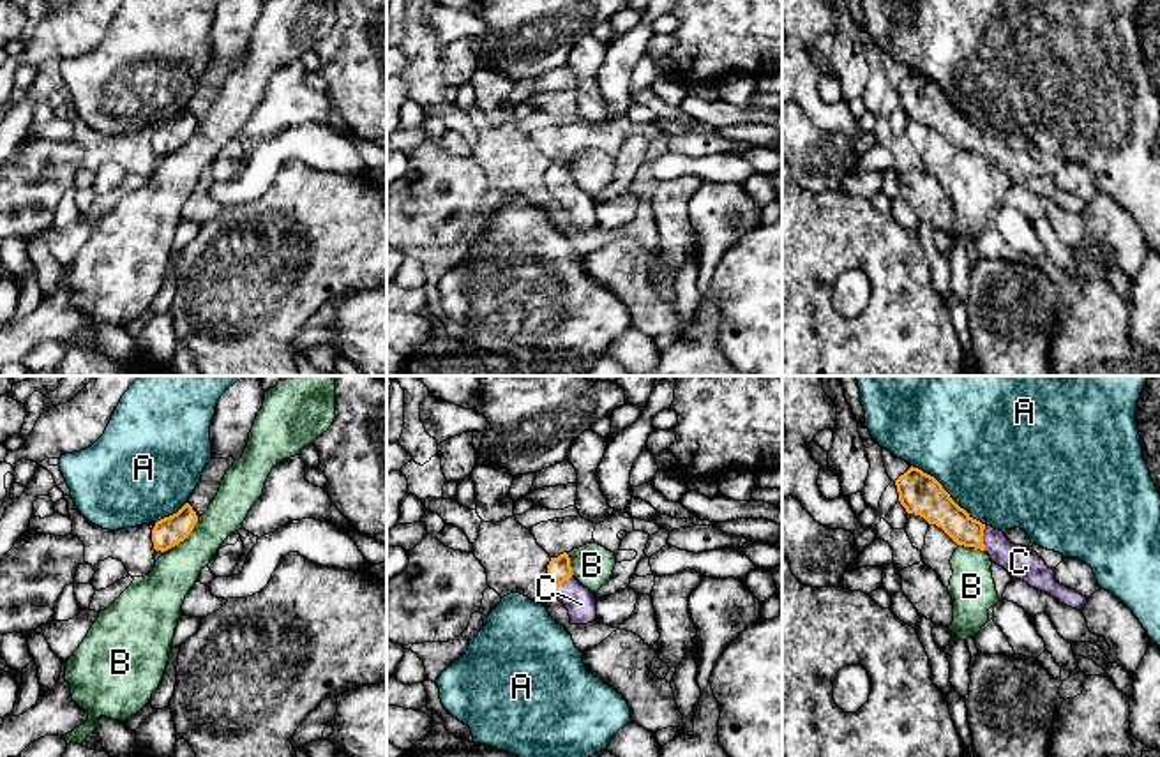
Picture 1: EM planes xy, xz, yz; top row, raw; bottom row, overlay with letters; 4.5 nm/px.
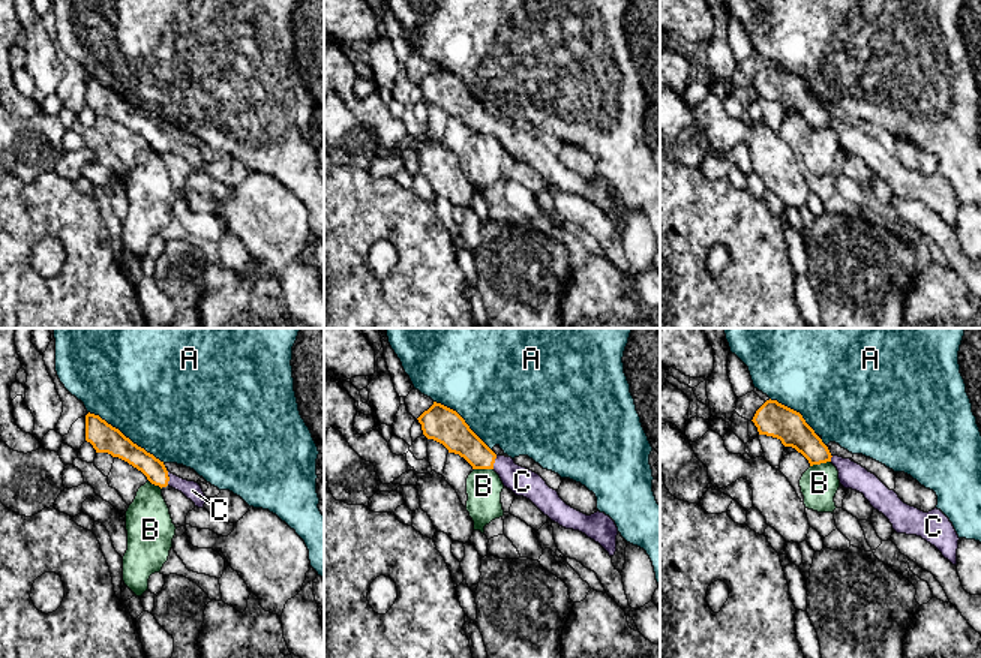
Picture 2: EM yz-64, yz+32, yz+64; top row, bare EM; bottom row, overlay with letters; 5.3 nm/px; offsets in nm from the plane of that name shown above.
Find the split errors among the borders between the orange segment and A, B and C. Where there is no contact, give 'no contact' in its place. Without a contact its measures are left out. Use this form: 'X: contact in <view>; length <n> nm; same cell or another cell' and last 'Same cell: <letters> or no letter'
A: contact in yz; length 400 nm; another cell
B: contact in xy; length 240 nm; another cell
C: contact in yz; length 110 nm; same cell
Same cell: C

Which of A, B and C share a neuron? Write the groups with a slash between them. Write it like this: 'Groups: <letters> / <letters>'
Groups: A / B / C

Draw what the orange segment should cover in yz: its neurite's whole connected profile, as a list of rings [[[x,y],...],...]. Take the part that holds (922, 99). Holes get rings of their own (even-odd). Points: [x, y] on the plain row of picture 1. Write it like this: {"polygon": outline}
{"polygon": [[[909,72],[895,85],[899,106],[908,118],[941,132],[957,150],[985,155],[991,166],[1013,184],[1054,201],[1059,208],[1084,215],[1088,203],[1056,185],[1054,175],[1033,155],[1012,148],[1003,136],[985,131],[960,113],[943,90],[918,72]]]}

